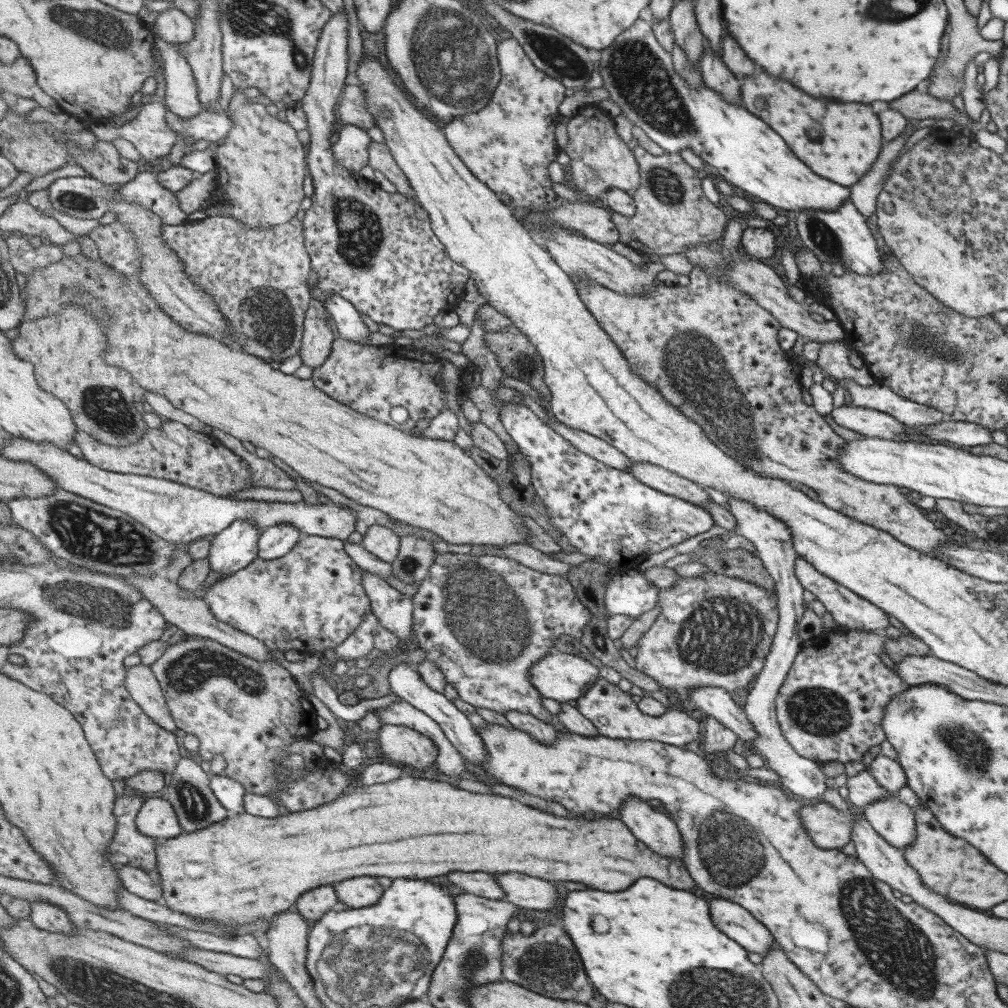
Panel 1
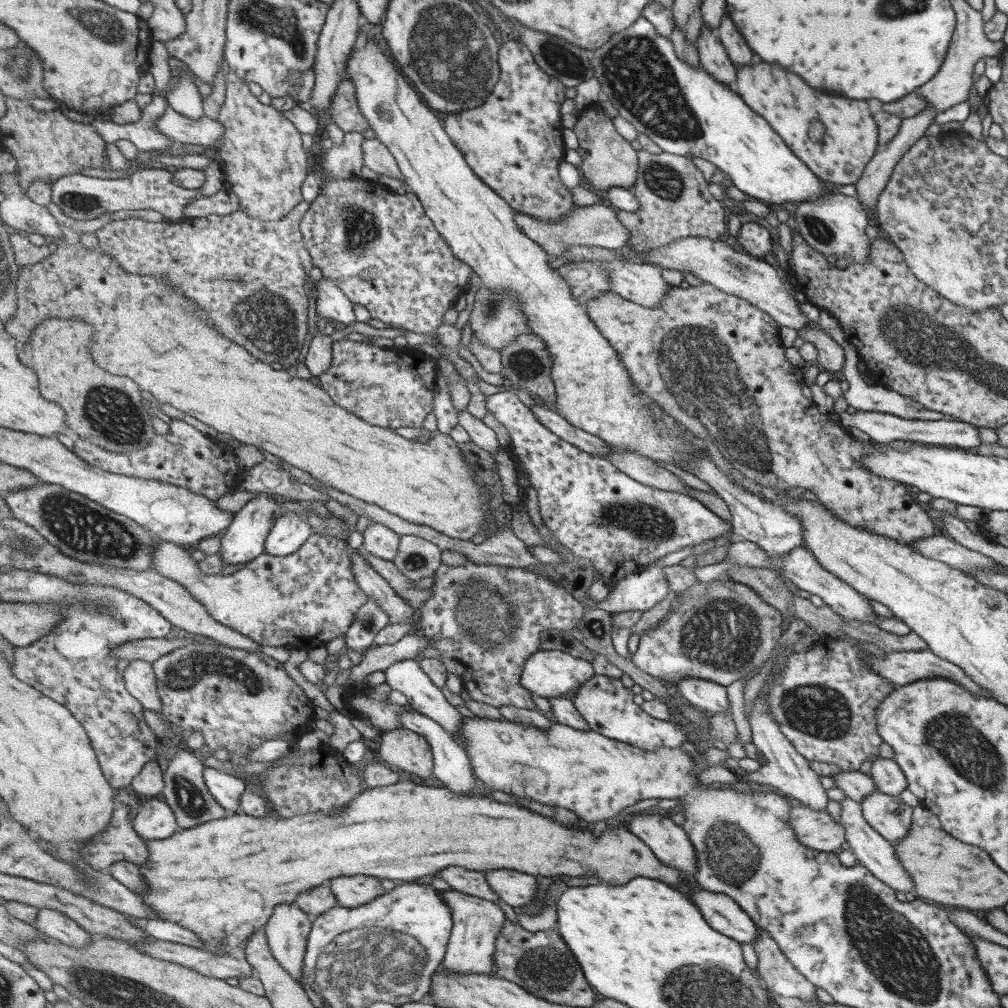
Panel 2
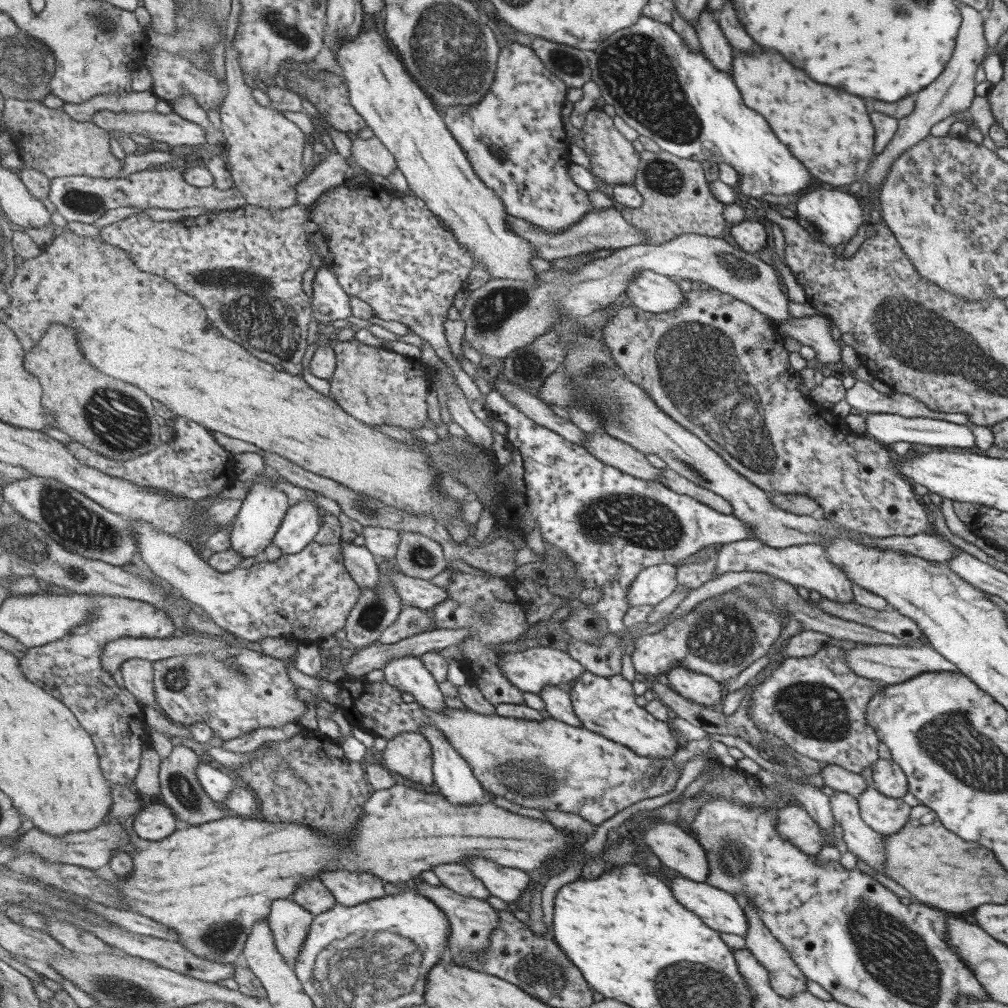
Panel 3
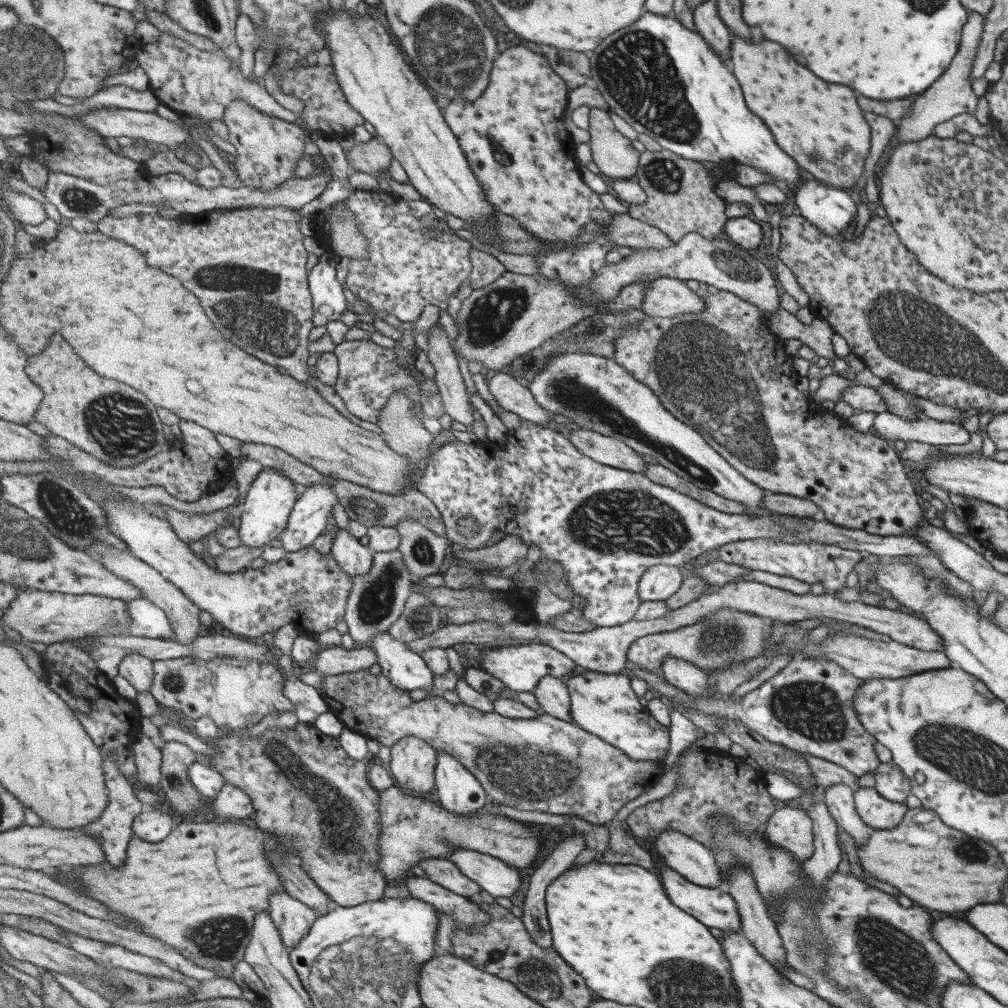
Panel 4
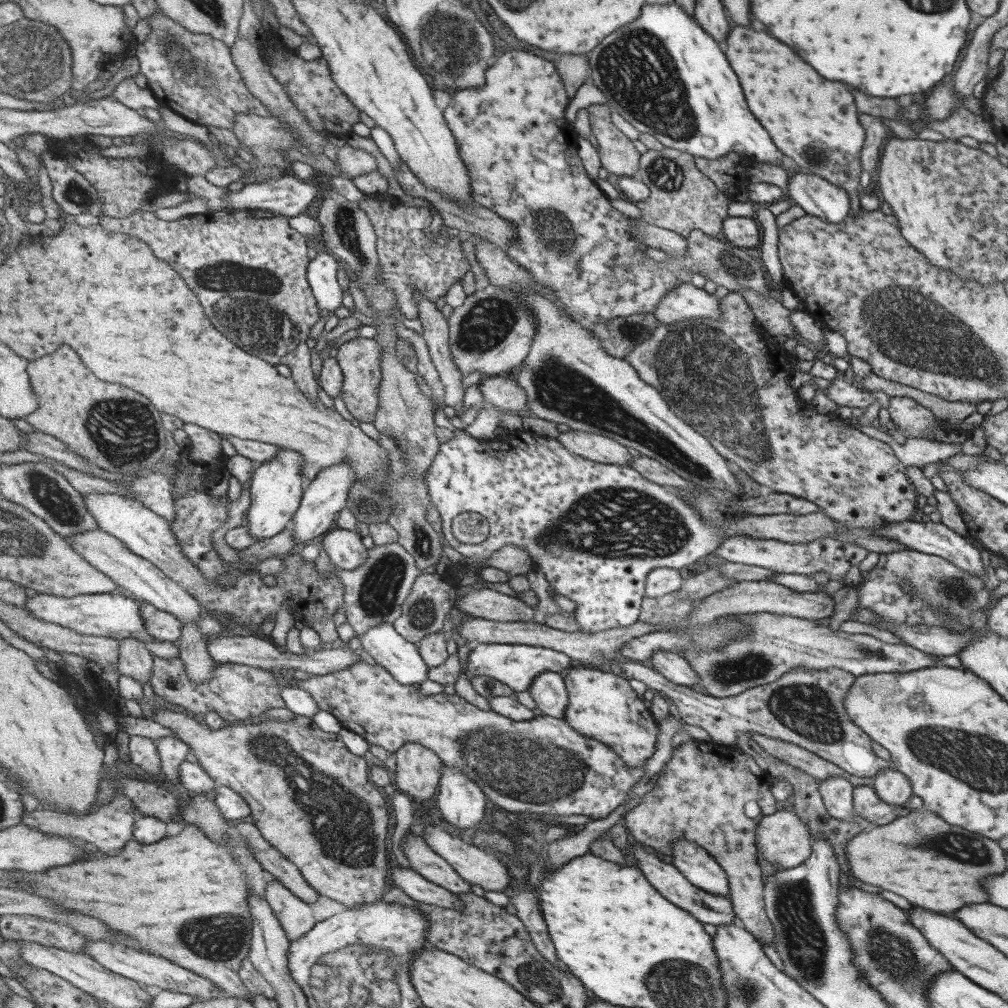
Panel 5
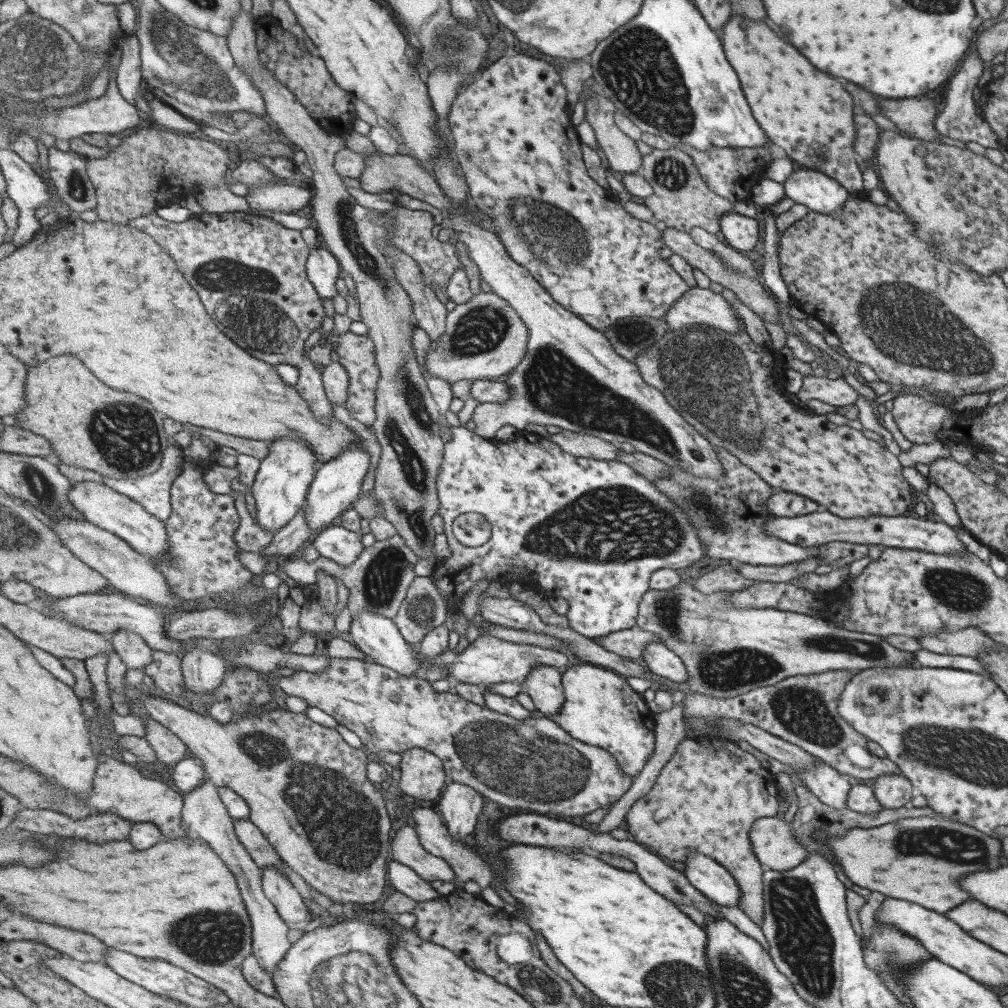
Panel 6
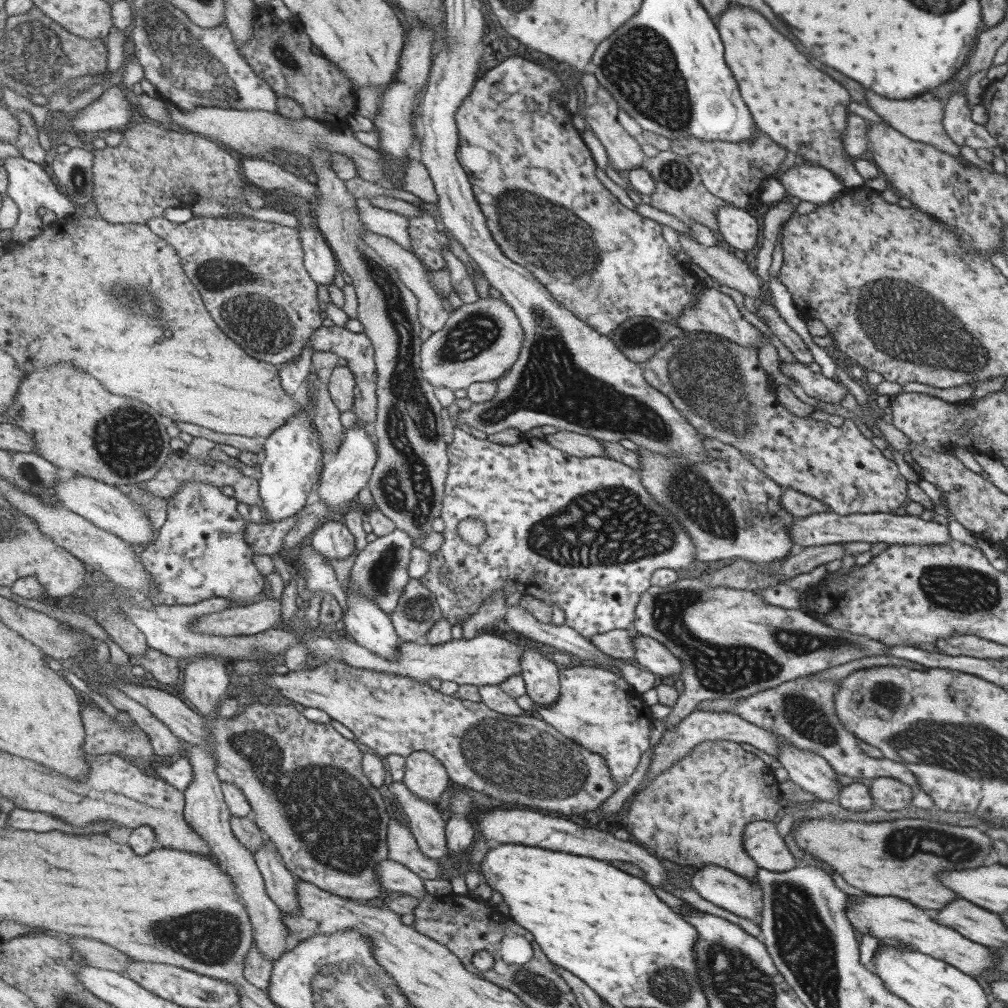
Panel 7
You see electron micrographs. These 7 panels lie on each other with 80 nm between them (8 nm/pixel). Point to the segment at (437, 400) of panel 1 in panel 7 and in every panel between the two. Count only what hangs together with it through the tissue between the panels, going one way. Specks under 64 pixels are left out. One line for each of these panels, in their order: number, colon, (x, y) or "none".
2: (388, 388)
3: (378, 386)
4: (369, 374)
5: (361, 358)
6: (357, 353)
7: (357, 348)

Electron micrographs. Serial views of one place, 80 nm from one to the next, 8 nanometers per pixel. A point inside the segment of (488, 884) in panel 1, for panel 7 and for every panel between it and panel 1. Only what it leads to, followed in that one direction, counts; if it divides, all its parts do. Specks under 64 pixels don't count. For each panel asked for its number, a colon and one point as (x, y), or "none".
2: (466, 881)
3: (455, 876)
4: (444, 872)
5: (433, 866)
6: (406, 845)
7: (403, 846)

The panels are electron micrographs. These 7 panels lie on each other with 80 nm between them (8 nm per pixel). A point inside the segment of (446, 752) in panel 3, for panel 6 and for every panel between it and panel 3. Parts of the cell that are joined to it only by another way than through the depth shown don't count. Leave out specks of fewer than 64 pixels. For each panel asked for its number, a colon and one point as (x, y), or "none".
4: (457, 787)
5: (461, 803)
6: (460, 806)

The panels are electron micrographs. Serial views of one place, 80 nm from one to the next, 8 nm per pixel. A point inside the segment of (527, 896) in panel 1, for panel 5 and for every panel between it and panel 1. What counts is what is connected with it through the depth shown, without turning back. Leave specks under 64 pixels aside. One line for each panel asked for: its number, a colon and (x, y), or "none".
2: (514, 888)
3: (508, 884)
4: (497, 878)
5: (476, 866)

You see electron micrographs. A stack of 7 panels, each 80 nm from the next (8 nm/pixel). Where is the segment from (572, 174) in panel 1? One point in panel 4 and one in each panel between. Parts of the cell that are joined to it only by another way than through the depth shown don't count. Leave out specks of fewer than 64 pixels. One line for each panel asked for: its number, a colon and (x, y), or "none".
2: (607, 160)
3: (613, 159)
4: (614, 154)

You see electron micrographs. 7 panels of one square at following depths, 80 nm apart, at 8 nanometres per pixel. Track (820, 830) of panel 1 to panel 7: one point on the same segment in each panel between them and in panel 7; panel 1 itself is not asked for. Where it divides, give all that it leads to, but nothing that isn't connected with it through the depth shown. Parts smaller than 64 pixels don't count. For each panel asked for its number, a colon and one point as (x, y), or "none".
2: (814, 829)
3: (793, 824)
4: (788, 828)
5: (781, 838)
6: (772, 843)
7: (762, 843)

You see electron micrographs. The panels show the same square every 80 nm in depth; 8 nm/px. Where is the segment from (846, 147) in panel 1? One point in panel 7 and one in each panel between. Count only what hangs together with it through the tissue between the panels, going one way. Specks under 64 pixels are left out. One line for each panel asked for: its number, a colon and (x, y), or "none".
2: (848, 141)
3: (827, 130)
4: (819, 125)
5: (813, 121)
6: (806, 113)
7: (803, 110)

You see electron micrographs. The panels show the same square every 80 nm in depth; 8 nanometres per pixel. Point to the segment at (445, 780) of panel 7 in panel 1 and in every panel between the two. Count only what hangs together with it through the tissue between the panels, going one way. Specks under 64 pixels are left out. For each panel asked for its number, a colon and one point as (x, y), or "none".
1: (399, 743)
2: (405, 748)
3: (410, 754)
4: (413, 763)
5: (419, 769)
6: (423, 776)

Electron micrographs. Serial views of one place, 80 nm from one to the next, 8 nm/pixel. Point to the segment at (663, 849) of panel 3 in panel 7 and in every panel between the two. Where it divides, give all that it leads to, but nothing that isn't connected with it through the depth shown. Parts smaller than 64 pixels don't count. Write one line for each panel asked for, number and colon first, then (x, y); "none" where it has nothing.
4: (694, 861)
5: (695, 863)
6: (704, 874)
7: (732, 892)

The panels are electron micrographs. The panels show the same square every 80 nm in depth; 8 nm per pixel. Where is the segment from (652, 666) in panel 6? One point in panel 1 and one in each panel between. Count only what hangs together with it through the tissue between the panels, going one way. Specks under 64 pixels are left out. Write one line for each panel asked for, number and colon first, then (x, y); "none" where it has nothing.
1: (715, 702)
2: (711, 697)
3: (701, 689)
4: (681, 674)
5: (674, 667)

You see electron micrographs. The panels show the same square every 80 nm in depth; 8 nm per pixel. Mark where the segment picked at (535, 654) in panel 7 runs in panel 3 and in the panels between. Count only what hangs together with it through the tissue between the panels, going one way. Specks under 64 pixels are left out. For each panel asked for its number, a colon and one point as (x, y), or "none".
3: (558, 700)
4: (553, 693)
5: (549, 690)
6: (545, 685)

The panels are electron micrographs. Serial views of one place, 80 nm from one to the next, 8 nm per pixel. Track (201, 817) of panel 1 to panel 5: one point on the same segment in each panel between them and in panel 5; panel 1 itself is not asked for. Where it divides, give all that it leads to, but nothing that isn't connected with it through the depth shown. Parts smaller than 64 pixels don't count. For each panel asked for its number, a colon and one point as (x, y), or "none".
2: (186, 791)
3: (182, 790)
4: (176, 784)
5: (173, 751)

